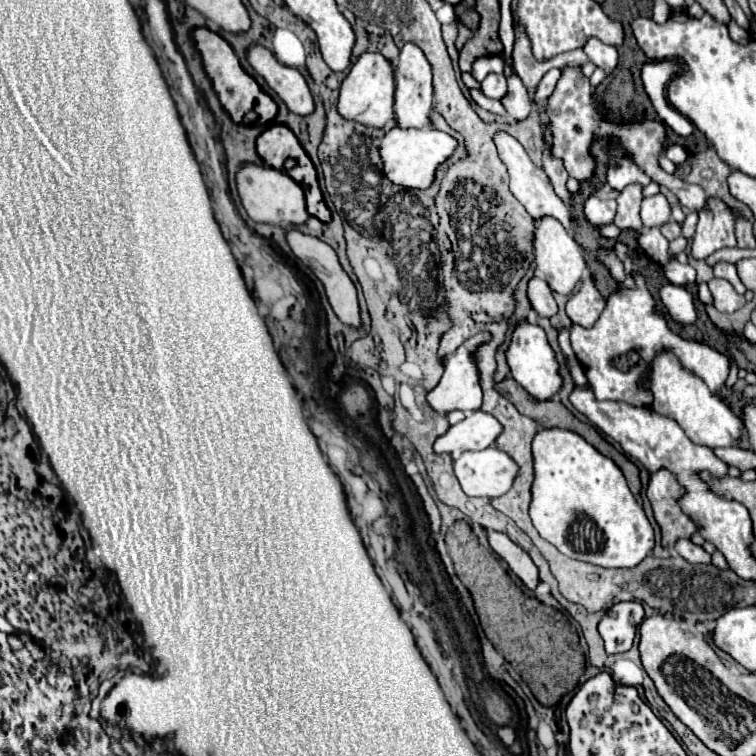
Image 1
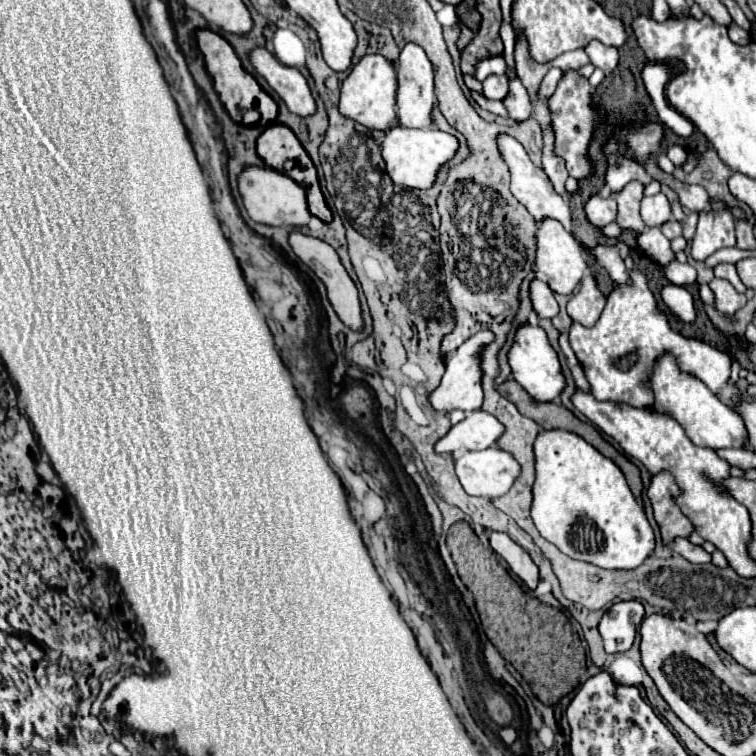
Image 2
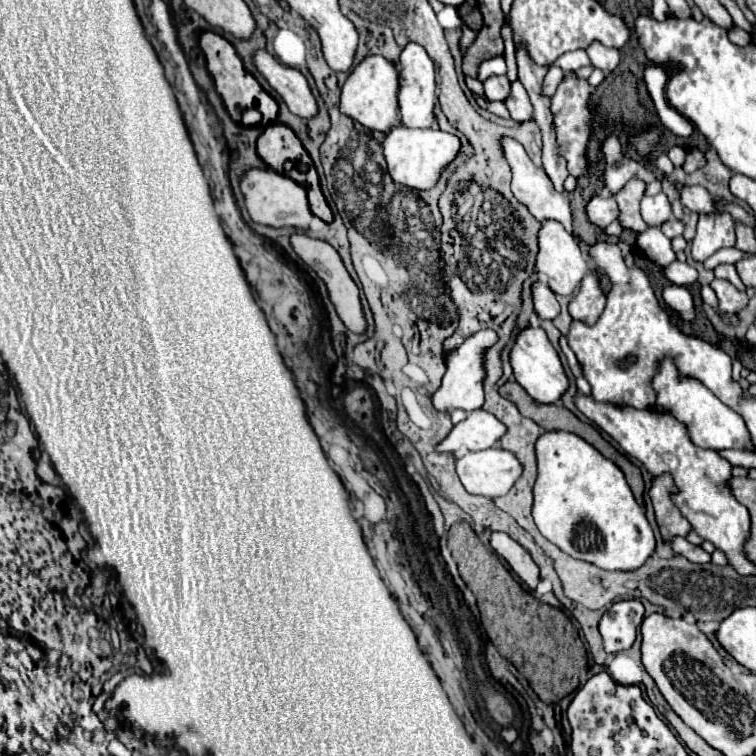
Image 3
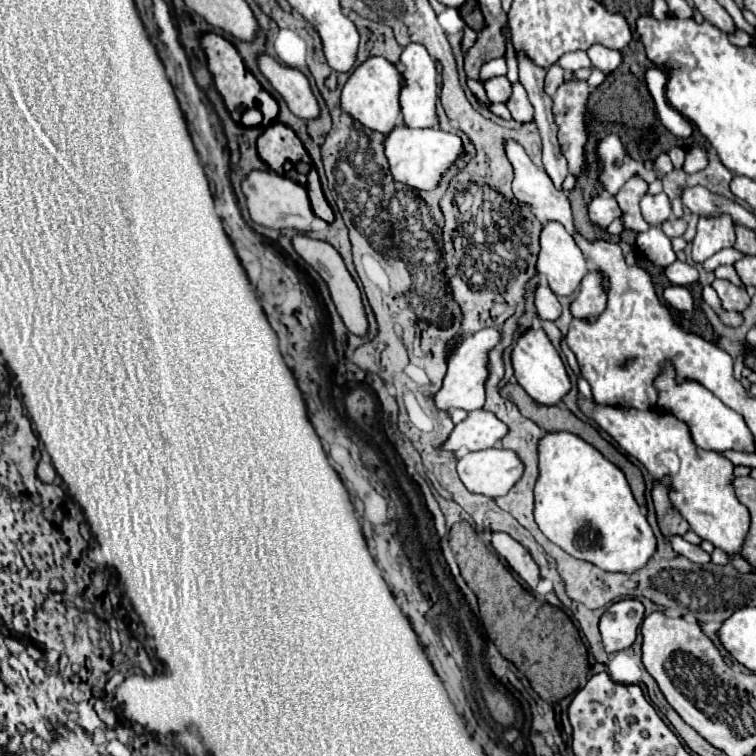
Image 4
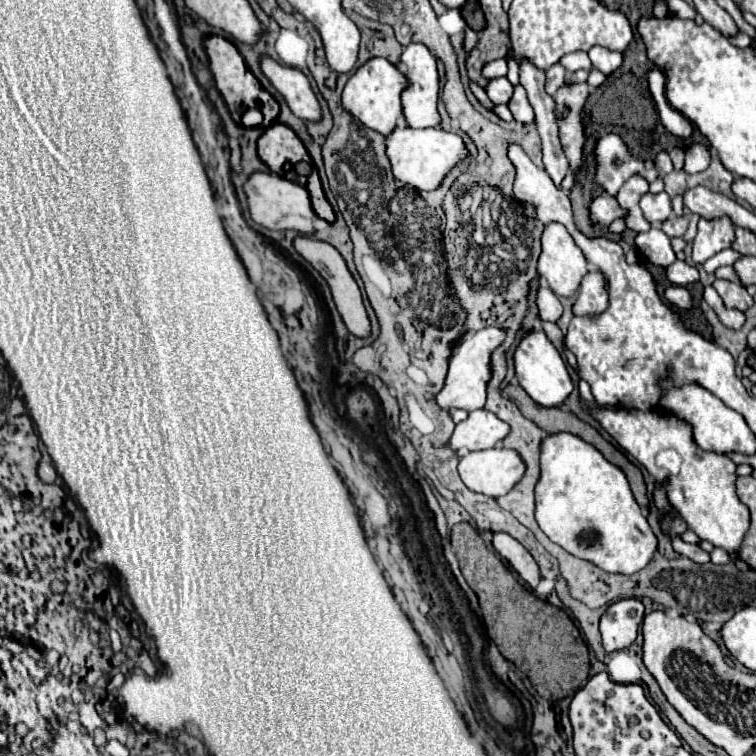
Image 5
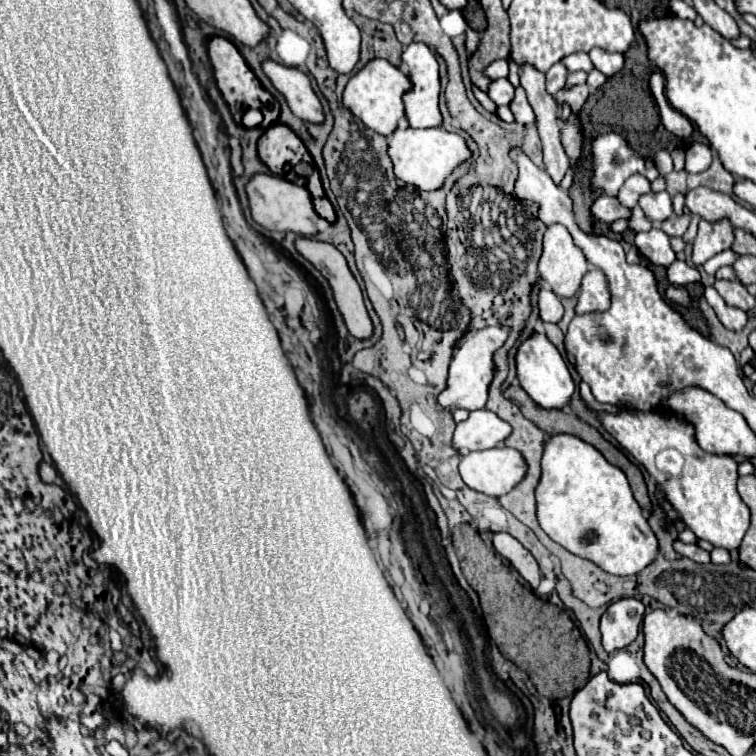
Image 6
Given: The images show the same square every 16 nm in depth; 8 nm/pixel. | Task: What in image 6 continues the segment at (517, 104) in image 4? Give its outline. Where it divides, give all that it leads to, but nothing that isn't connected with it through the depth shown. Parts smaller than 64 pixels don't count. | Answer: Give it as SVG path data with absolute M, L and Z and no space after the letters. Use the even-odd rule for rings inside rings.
M516 88L516 96L510 104L510 110L512 110L518 124L534 124L536 122L536 116L532 112L532 106L528 104L524 88Z

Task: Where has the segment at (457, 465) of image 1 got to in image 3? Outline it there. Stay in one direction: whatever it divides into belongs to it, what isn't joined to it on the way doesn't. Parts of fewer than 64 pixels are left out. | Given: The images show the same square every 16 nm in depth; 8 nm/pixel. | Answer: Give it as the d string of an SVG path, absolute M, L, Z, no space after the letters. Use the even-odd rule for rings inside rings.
M498 446L488 450L466 450L453 456L458 478L470 494L486 498L504 496L522 474L518 458L510 450Z

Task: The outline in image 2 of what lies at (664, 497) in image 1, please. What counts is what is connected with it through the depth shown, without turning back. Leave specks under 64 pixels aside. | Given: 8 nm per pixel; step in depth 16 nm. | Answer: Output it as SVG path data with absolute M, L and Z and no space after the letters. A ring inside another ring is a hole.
M660 472L652 476L648 498L654 506L654 516L662 532L664 544L672 544L674 538L682 536L686 538L690 532L694 532L692 522L680 512L680 508L674 502L674 496L678 496L680 490L674 482L674 476L670 472Z

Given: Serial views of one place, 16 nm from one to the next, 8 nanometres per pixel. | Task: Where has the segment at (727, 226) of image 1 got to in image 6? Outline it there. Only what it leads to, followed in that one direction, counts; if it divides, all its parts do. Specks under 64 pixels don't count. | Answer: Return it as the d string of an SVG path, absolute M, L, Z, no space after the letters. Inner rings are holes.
M700 220L698 236L692 244L694 246L692 250L694 266L702 266L712 256L728 250L732 242L734 242L734 228L732 224L728 224L728 220L718 220L718 222Z

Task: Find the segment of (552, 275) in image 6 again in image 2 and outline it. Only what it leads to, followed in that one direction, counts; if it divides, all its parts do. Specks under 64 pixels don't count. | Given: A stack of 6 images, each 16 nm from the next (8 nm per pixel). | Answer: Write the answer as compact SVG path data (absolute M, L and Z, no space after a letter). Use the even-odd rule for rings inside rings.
M542 220L540 222L540 228L538 228L538 252L536 252L536 264L534 264L534 270L536 274L544 280L546 284L556 292L556 294L572 294L574 288L578 286L578 282L582 280L588 264L586 264L586 258L576 242L576 238L572 234L568 234L564 230L564 226L558 222L558 220Z

